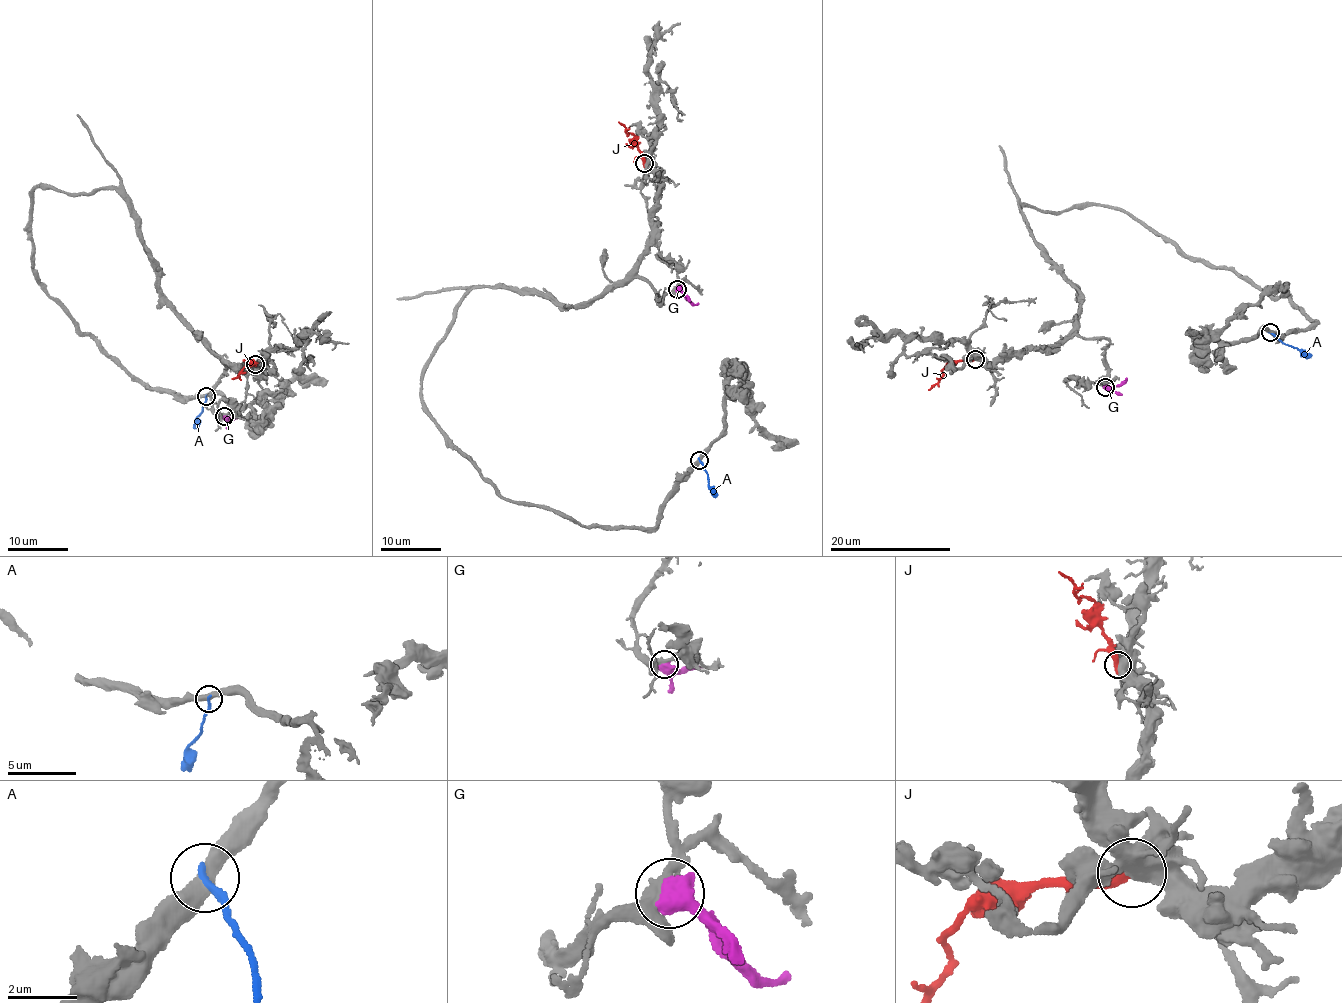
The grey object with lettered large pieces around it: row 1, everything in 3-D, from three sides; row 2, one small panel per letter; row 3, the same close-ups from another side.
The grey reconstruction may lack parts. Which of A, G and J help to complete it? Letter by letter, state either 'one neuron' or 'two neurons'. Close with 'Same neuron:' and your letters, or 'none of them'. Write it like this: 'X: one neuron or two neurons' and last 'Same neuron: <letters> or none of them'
A: two neurons
G: two neurons
J: two neurons
Same neuron: none of them

